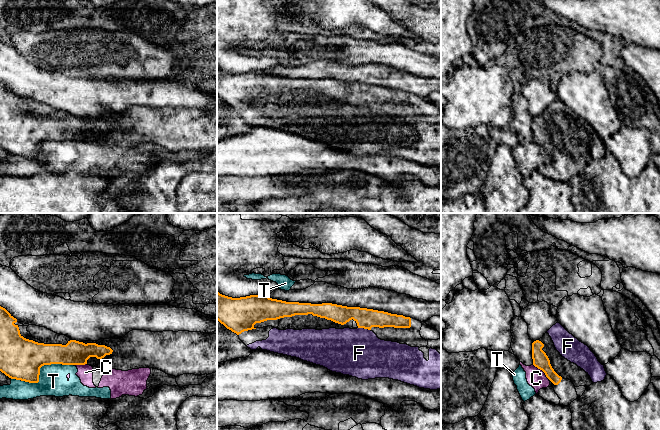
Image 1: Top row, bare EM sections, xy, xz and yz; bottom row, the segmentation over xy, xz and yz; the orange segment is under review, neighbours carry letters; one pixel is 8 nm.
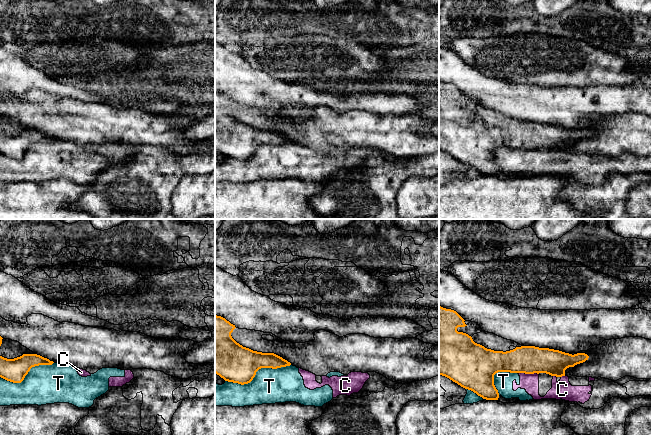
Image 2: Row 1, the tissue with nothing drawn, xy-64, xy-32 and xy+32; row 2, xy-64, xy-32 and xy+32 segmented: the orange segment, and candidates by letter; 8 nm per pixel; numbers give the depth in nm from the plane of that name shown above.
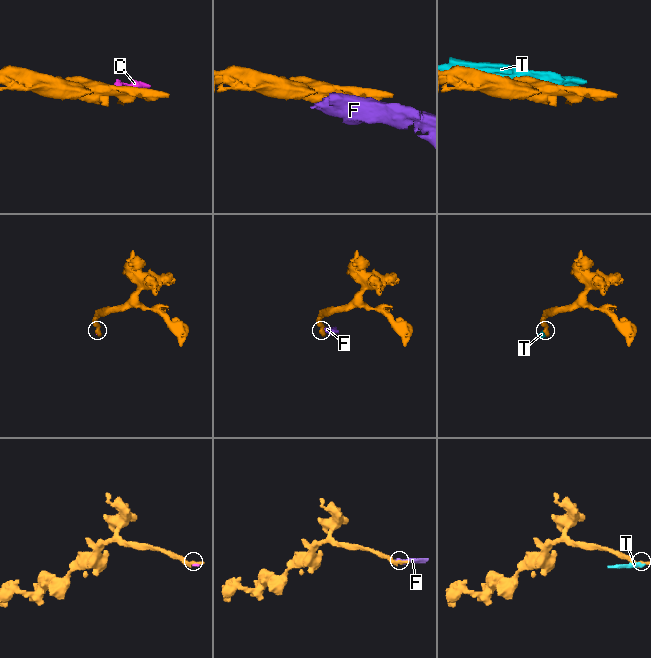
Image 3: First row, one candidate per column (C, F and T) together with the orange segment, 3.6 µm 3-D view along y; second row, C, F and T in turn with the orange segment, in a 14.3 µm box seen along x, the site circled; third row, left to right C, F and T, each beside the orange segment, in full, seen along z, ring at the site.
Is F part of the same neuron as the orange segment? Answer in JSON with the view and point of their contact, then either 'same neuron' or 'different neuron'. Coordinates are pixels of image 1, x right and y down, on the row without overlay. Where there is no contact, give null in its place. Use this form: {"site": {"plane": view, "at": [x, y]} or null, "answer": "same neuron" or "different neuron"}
{"site": {"plane": "xz", "at": [364, 104]}, "answer": "same neuron"}

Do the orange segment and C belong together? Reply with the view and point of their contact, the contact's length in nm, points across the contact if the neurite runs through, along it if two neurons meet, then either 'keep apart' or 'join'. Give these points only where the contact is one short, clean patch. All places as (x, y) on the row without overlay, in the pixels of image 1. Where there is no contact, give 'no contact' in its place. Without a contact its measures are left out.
yz (542, 146) | 180 nm | along yz (533, 140), (549, 155) | keep apart

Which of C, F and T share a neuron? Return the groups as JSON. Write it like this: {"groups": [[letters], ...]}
{"groups": [["C", "T"], ["F"]]}

